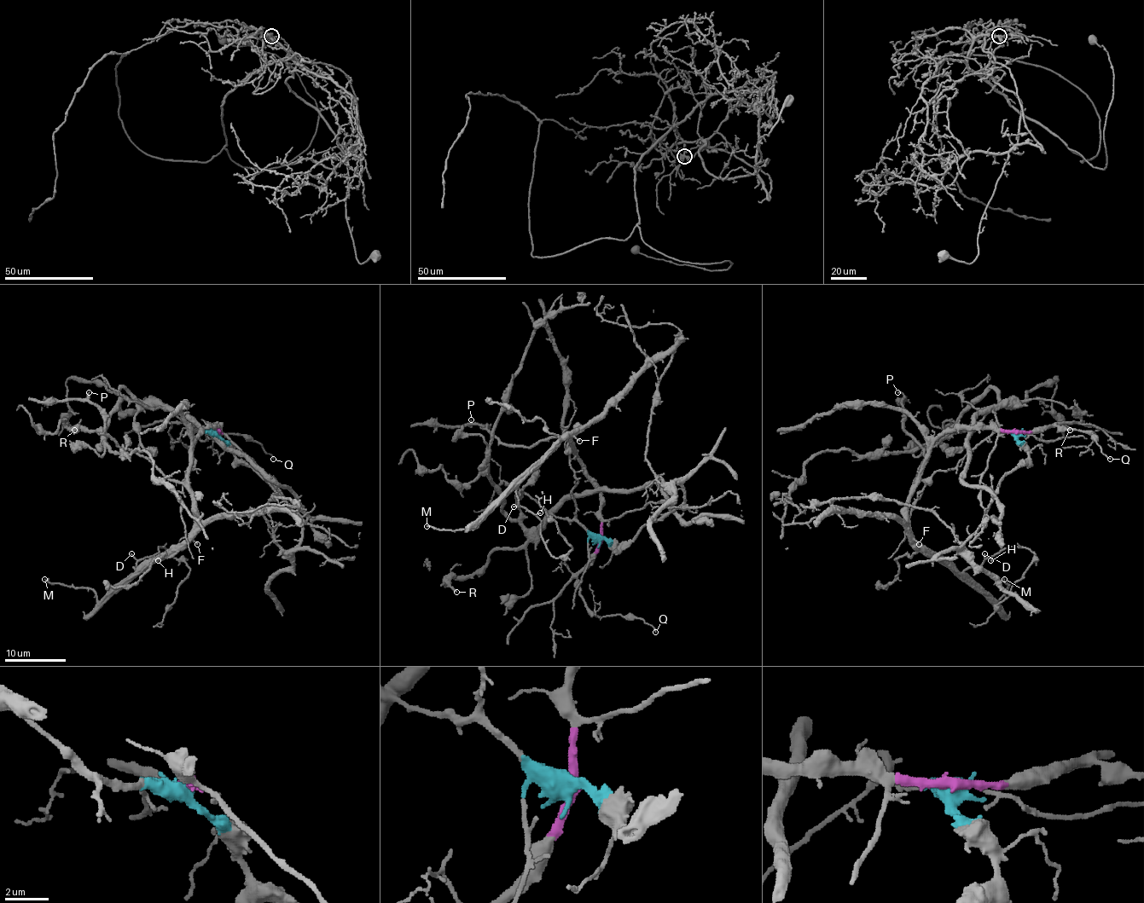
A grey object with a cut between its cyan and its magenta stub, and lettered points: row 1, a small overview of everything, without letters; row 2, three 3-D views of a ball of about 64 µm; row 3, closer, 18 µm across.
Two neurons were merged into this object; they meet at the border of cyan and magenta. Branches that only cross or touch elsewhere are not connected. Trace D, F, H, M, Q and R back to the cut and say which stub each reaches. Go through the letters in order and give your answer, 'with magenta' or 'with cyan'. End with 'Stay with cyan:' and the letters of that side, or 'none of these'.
D: with magenta
F: with magenta
H: with magenta
M: with magenta
Q: with magenta
R: with cyan
Stay with cyan: R

